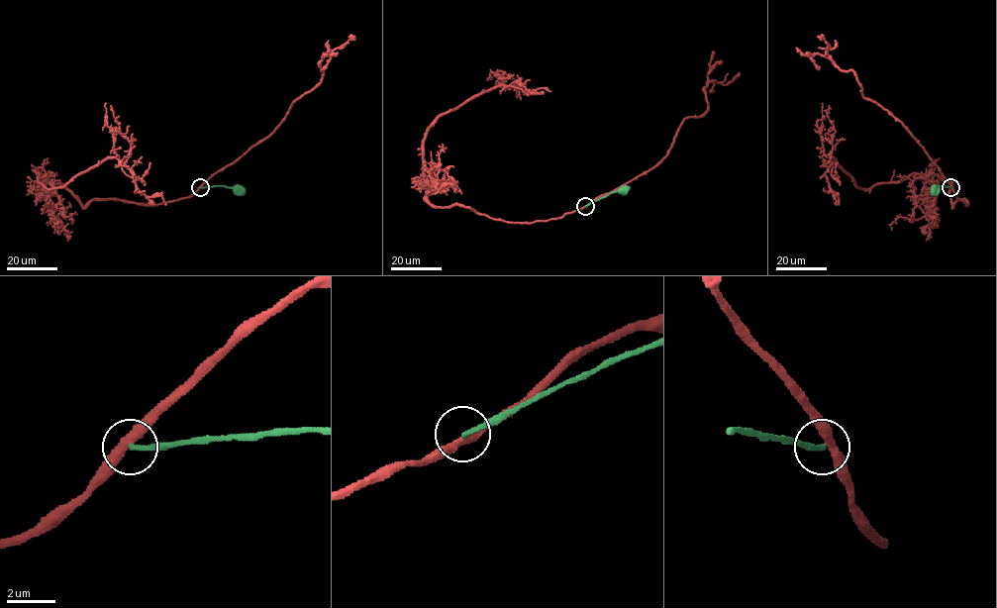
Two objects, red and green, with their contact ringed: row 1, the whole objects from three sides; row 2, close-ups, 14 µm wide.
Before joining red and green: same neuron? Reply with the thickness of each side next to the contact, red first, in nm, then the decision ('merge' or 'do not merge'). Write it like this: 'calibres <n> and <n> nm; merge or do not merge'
calibres 360 and 200 nm; do not merge

